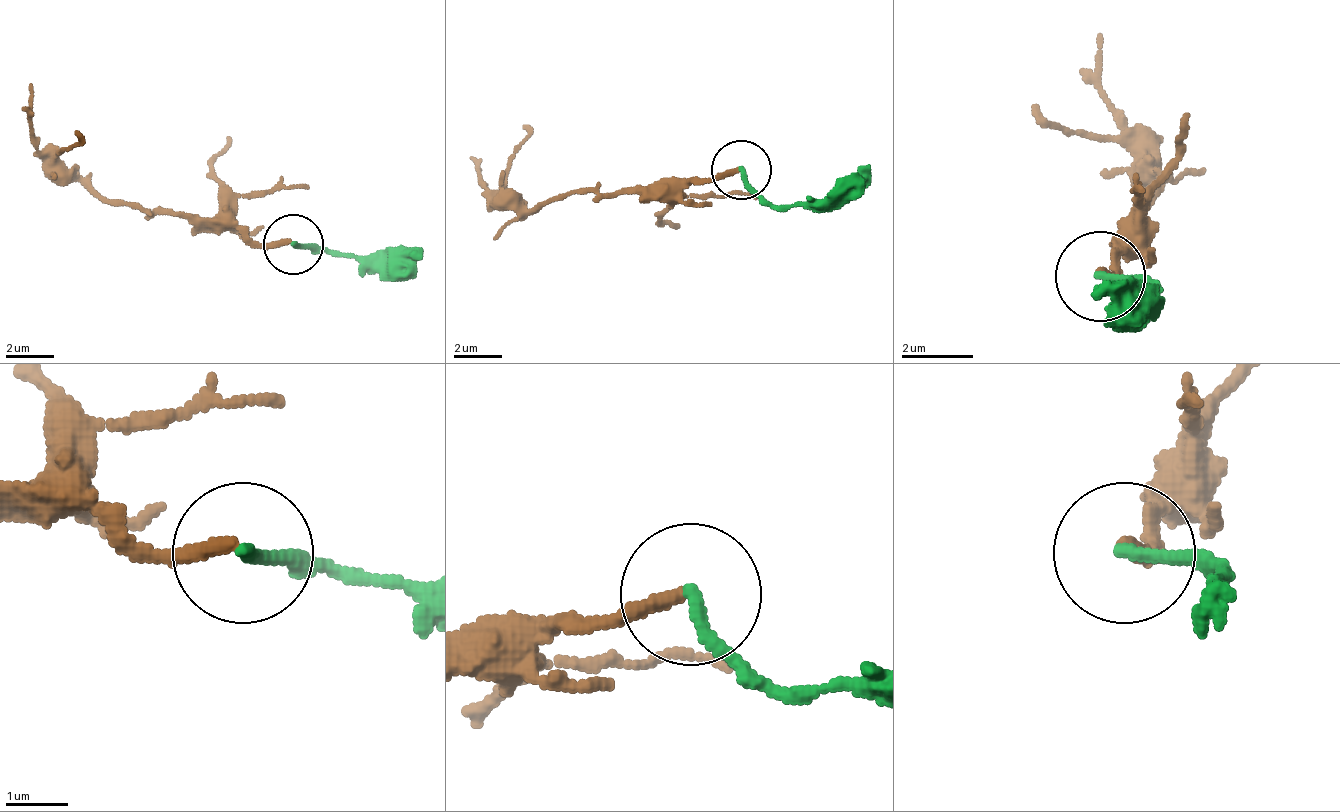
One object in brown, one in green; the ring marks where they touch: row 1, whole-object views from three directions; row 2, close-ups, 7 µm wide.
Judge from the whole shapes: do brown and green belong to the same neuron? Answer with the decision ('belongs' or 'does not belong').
does not belong

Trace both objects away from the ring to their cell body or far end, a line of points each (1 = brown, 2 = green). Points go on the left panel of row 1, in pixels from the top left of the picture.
1: (289, 243), (247, 243), (235, 231), (187, 225), (175, 213), (110, 207), (56, 159), (32, 123), (32, 82)
2: (295, 243), (330, 255), (378, 255), (420, 261)

